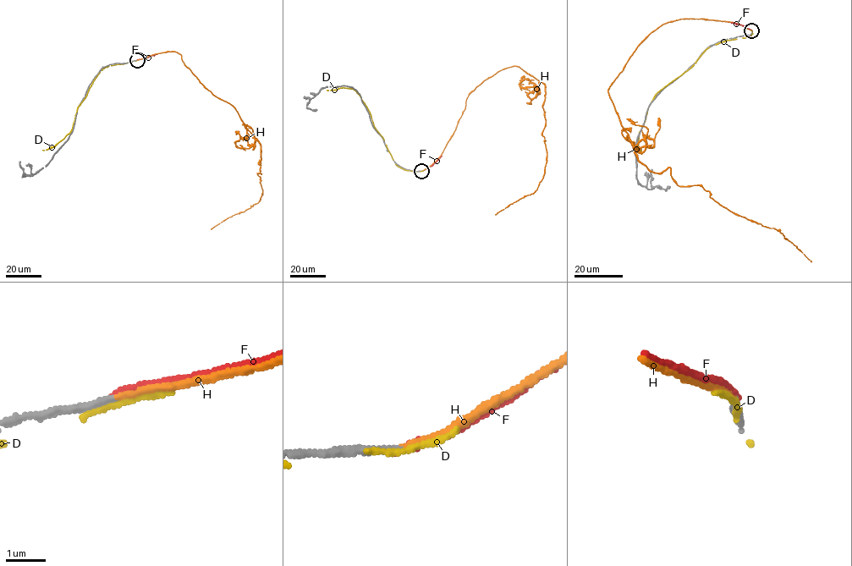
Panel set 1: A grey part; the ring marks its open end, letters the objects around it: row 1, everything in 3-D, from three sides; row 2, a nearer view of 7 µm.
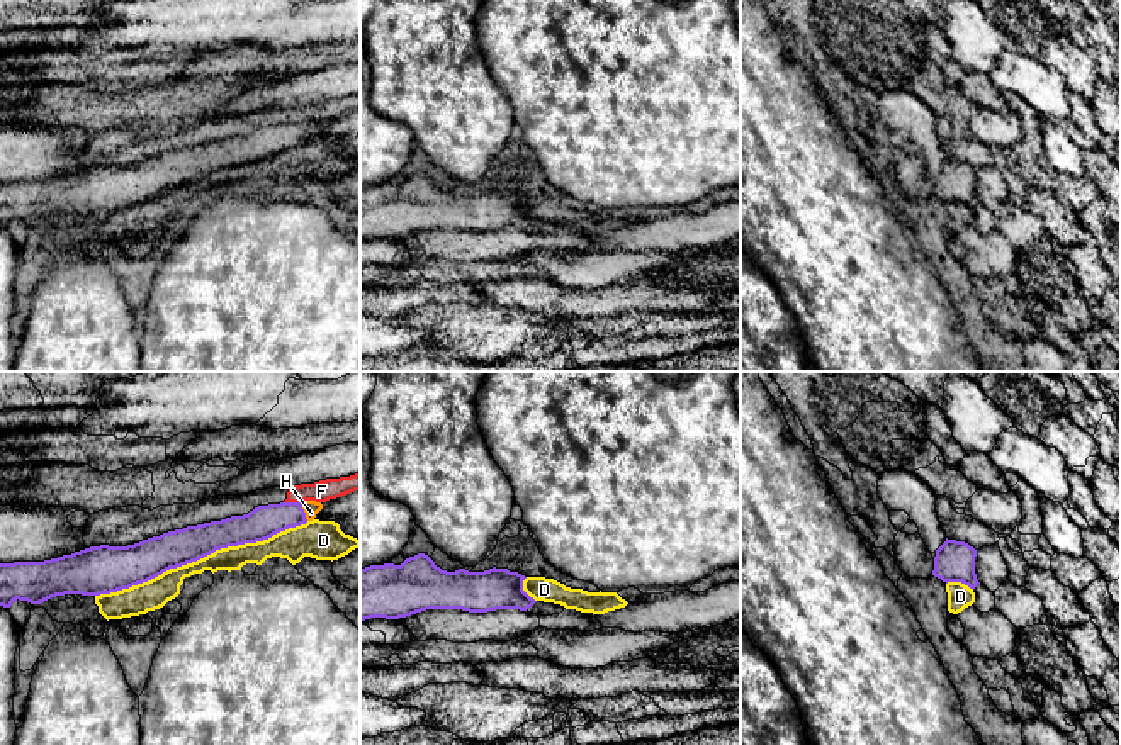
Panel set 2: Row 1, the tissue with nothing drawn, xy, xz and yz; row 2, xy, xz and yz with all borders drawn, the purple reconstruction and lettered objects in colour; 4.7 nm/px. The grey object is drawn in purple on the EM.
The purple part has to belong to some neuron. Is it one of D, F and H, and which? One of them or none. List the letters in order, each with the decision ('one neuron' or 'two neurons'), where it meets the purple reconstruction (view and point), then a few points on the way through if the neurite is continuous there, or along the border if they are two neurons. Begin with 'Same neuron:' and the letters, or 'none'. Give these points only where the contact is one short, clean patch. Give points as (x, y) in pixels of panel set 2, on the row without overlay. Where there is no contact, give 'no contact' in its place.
Same neuron: H
D: two neurons; contact xy (201, 177)
F: two neurons; contact xy (292, 123); border xy (284, 121), (301, 123)
H: one neuron; contact xy (303, 131); way xy (264, 141), (303, 131), (311, 128)

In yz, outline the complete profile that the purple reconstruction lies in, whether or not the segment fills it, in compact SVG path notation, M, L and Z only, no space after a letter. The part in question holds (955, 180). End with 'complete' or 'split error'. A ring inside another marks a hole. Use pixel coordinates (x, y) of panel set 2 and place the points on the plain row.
M948 160L936 170L932 195L943 202L961 202L975 209L980 202L975 193L977 170L965 161Z | complete

